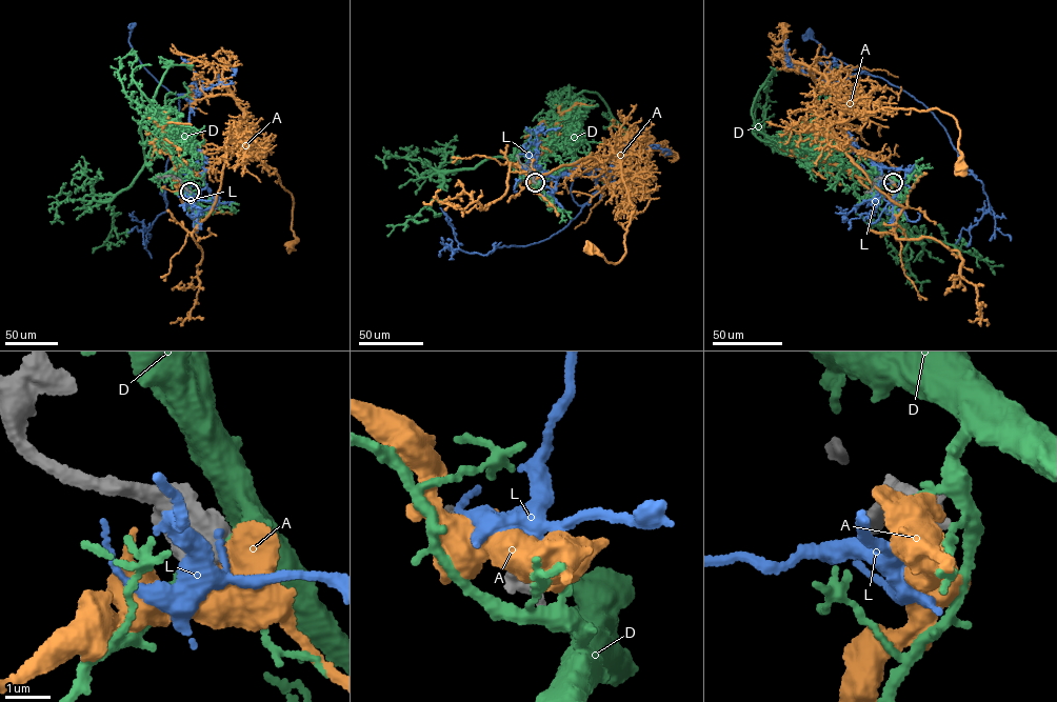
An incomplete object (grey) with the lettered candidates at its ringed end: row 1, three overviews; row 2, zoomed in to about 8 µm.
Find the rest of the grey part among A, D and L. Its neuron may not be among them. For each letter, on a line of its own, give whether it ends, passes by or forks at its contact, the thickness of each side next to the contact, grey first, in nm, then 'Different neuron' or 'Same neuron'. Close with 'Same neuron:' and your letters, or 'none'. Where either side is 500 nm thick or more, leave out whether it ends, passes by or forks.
A: Thickness 800 nm (grey) against 700 nm. Different neuron
D: Thickness 800 nm (grey) against 200 nm. Different neuron
L: It ends there. Thickness 480 nm (grey) against 100 nm. Different neuron
Same neuron: none

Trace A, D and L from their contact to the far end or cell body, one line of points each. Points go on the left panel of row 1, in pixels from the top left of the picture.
A: (191, 192), (183, 201), (205, 219), (228, 154), (239, 148), (275, 169), (291, 194), (296, 240), (291, 245)
D: (191, 192), (174, 165), (170, 142), (144, 116), (144, 164), (112, 198), (114, 224), (103, 245), (93, 249)
L: (191, 192), (185, 180), (190, 164), (197, 159), (188, 95), (171, 93), (145, 69), (128, 41), (132, 25)

